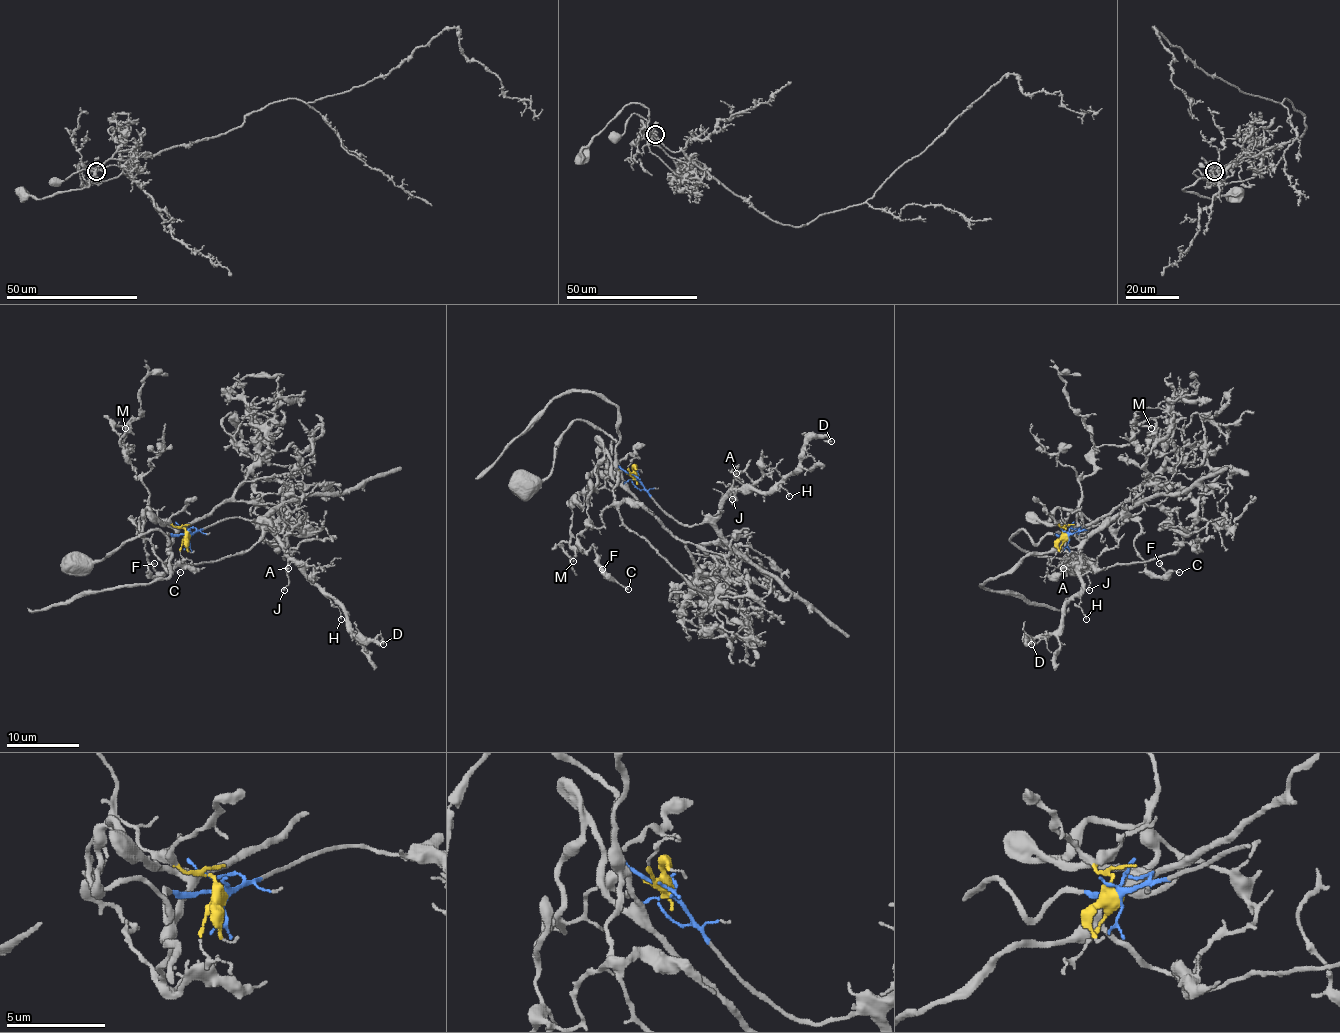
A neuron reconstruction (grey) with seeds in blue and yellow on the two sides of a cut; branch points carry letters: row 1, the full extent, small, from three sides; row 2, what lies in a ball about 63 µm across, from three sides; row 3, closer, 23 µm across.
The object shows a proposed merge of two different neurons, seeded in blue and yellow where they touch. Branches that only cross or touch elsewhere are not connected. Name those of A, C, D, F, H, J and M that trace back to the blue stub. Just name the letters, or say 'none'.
A, D, H, J

